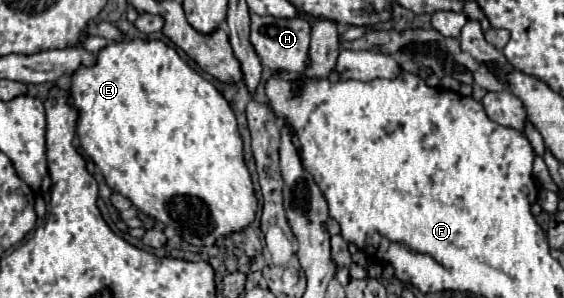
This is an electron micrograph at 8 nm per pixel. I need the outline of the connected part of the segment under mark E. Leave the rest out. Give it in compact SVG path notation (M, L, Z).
M128 40L128 42L118 42L118 44L110 44L104 50L98 52L96 64L86 68L80 66L74 76L72 76L72 104L78 110L78 124L76 124L76 134L80 138L80 146L82 150L94 158L94 164L100 168L100 172L106 178L106 184L126 196L132 206L136 206L140 212L156 218L158 222L162 222L164 226L172 226L186 244L190 246L214 246L220 238L230 236L234 232L242 232L244 228L248 228L254 220L256 220L256 210L258 210L258 198L256 198L256 190L248 172L248 166L244 162L244 148L242 148L242 138L238 132L238 124L236 124L236 116L230 108L230 104L226 102L226 98L208 82L204 80L200 74L196 74L180 56L174 48L166 46L160 40L152 40L152 42L144 42L144 40Z

